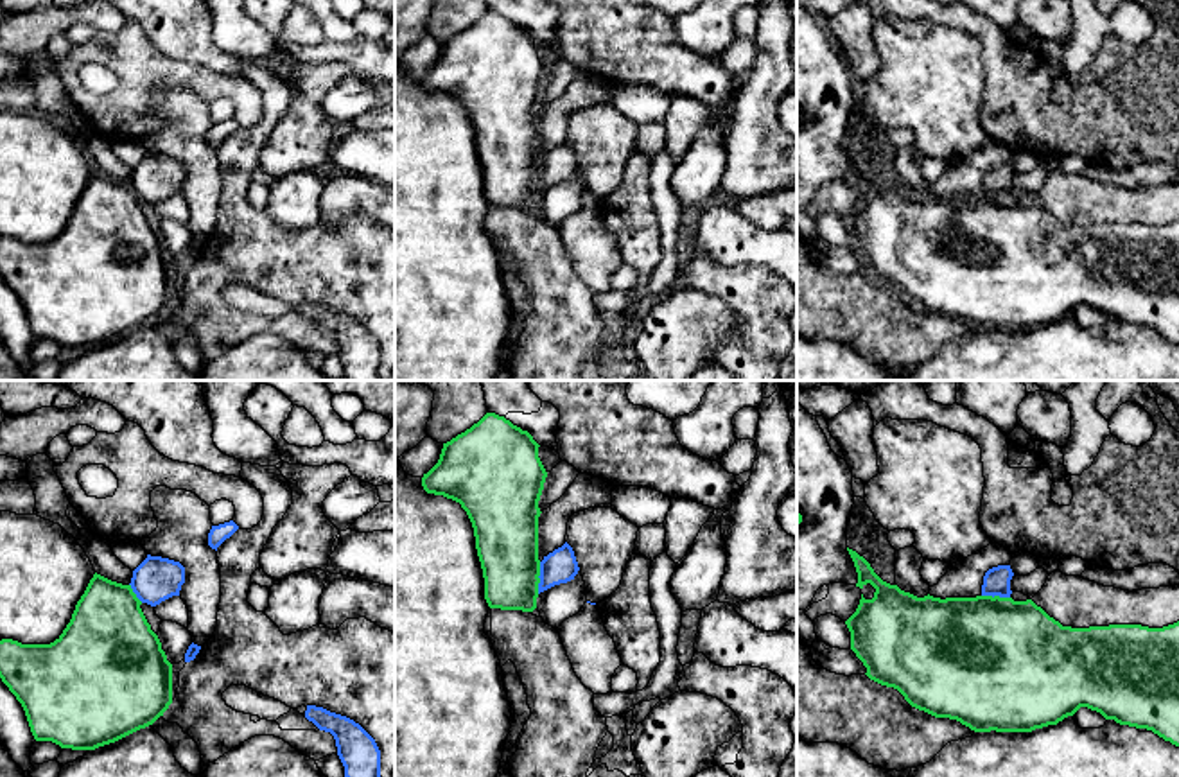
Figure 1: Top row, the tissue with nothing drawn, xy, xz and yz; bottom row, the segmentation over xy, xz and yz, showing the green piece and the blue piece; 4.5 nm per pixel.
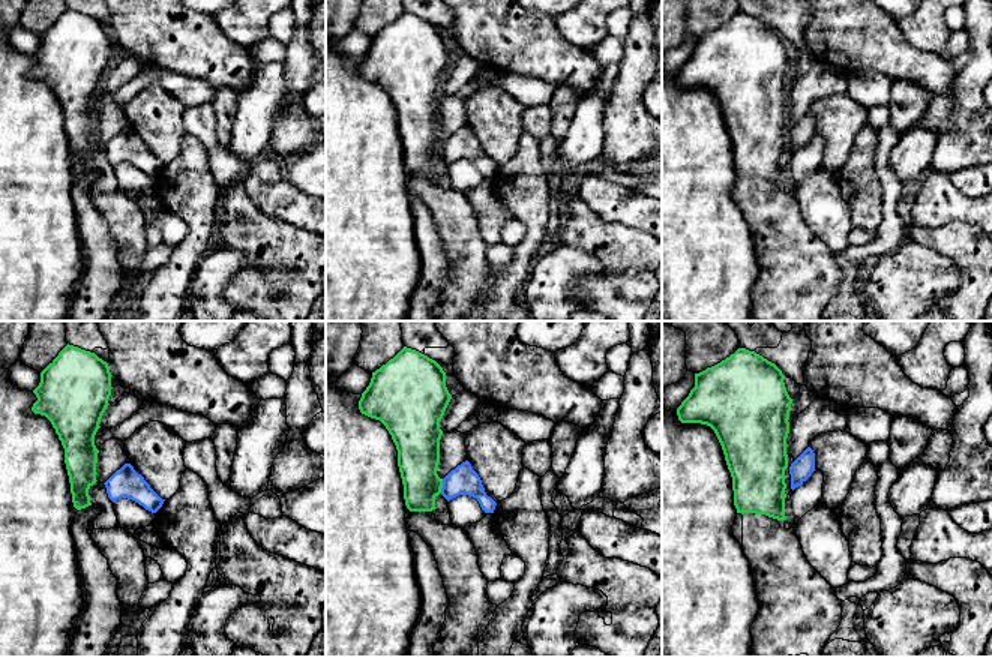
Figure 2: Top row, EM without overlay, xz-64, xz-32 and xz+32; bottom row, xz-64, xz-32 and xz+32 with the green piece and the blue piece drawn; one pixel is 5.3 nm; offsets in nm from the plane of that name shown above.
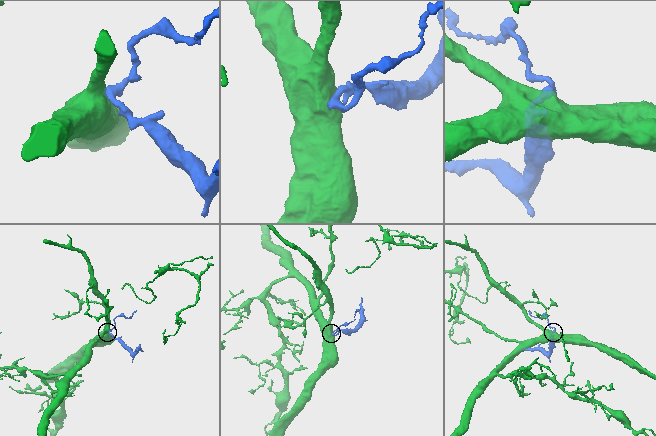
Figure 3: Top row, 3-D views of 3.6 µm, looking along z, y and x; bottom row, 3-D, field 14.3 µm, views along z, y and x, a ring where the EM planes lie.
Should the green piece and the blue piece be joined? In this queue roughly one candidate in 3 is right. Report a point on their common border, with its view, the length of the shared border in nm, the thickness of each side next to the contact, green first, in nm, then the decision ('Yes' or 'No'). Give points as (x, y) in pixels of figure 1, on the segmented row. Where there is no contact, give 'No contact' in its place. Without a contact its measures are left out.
Touches green at xz (539, 578). Shared border 140 nm. Thickness 280 nm (green) against 150 nm. No

